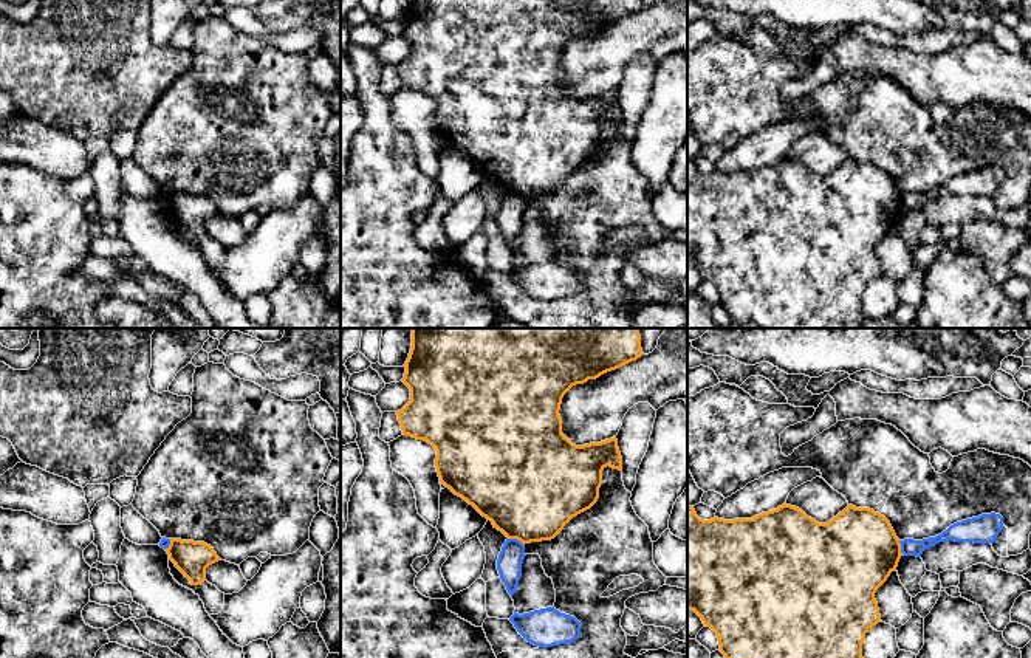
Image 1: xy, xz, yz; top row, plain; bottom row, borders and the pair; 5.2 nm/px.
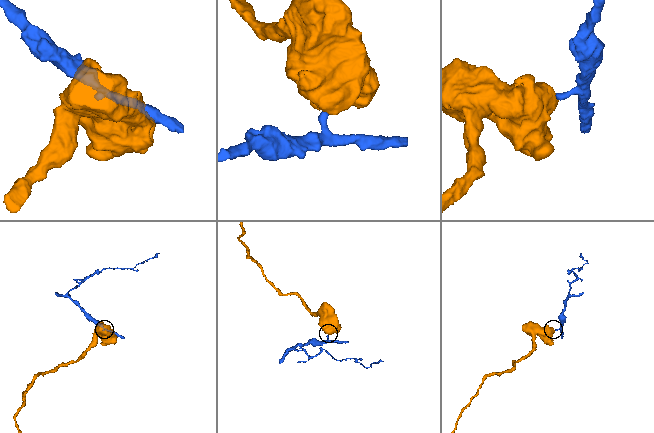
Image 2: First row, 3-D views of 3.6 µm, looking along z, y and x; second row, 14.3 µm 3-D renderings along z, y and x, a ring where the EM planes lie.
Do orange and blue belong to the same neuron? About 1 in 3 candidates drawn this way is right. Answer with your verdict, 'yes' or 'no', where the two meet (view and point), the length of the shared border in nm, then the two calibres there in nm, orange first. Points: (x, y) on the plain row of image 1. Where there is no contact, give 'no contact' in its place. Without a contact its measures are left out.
no | xz (516, 191) | 90 nm | 500/130 nm

